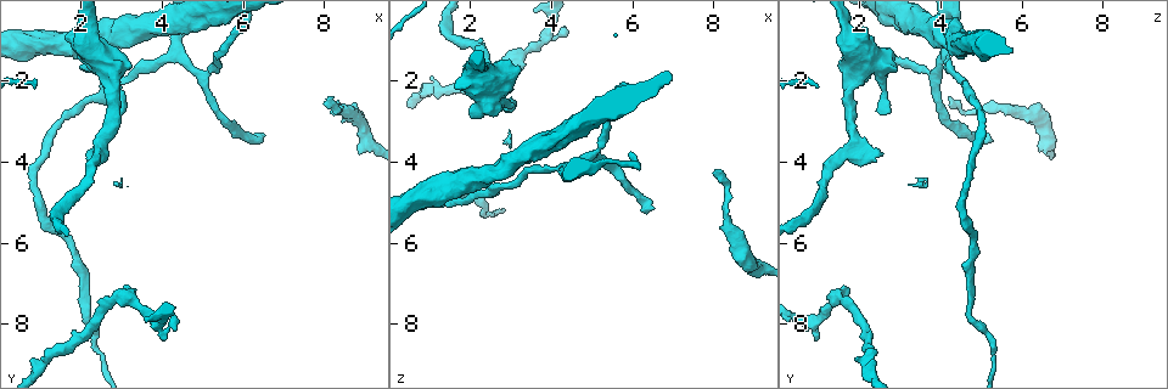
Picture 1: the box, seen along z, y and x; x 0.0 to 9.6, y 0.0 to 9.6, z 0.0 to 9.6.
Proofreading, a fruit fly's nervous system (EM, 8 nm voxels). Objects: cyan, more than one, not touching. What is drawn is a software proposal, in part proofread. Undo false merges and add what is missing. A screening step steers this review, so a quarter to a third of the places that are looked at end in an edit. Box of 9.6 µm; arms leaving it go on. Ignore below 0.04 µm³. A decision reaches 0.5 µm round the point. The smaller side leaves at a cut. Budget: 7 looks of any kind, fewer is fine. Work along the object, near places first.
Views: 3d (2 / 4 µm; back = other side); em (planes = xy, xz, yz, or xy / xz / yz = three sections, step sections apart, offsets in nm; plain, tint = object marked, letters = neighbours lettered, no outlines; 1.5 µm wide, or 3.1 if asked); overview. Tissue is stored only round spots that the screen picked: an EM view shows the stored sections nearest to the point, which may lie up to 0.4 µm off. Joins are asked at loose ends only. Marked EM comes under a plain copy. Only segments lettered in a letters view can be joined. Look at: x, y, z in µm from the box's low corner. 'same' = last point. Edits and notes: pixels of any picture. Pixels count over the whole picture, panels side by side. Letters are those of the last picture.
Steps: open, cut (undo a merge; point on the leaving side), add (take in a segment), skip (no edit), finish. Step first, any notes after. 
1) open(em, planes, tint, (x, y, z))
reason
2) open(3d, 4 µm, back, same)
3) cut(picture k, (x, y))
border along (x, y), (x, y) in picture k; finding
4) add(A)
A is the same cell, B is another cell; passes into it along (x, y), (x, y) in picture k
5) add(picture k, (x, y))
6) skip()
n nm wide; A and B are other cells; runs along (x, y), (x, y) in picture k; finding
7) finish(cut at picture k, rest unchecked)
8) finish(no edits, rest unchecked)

open(em, yz, step 8, tint, (4.15, 8.35, 0.90))
an open end

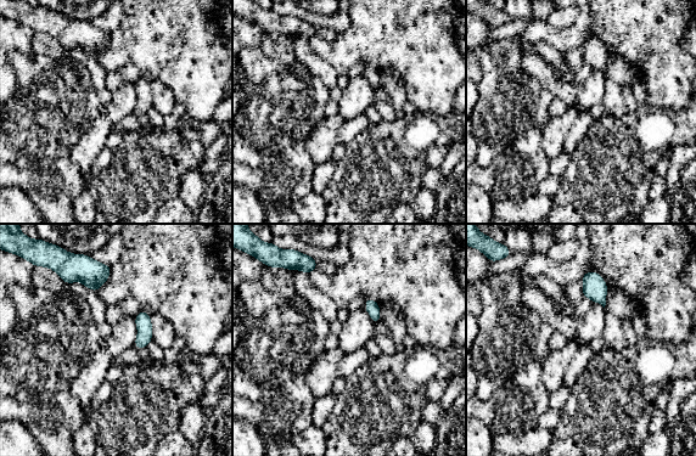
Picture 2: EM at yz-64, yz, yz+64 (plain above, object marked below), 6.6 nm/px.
open(em, planes, letters, same)

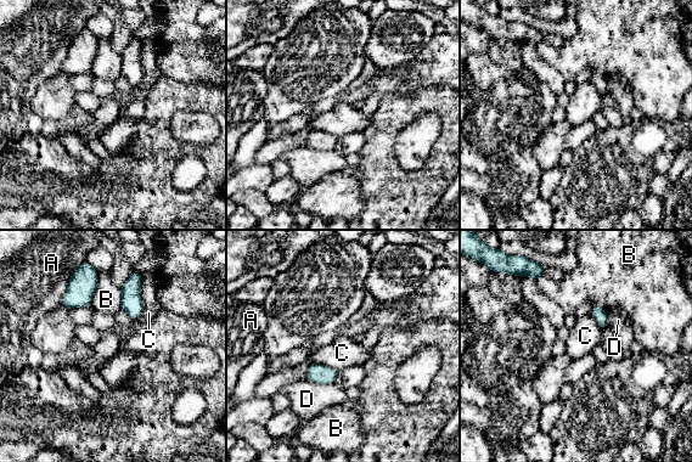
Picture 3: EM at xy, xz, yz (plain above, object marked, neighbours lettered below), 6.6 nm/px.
skip()
A, B, C and D are other cells; border along (309, 364), (327, 365), (338, 371) in picture 3; no lettered segment goes on from it

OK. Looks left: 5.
open(3d, 2 µm, back, (2.20, 3.80, 2.60))
an open end

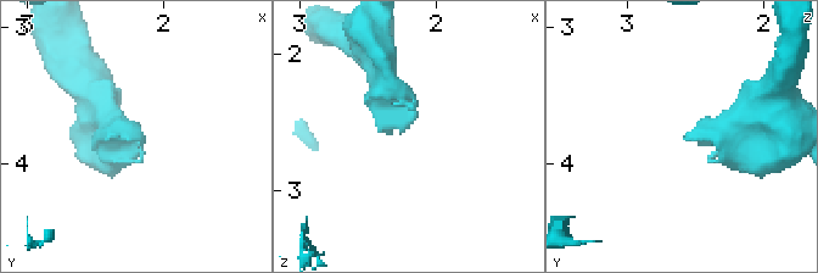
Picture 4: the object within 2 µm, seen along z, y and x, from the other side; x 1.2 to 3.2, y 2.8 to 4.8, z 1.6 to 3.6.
open(em, planes, letters, (2.22, 3.80, 2.58))
need the tissue

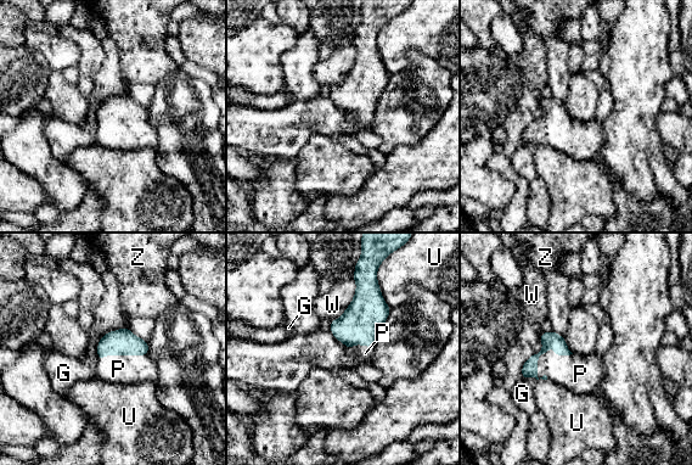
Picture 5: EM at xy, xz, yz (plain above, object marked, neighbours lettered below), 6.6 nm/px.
add(P)
130 nm wide; P is the same cell, G, U, W and Z are other cells; it goes on there

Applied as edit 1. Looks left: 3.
open(em, planes, tint, (6.25, 3.45, 5.30))
long arm stops here

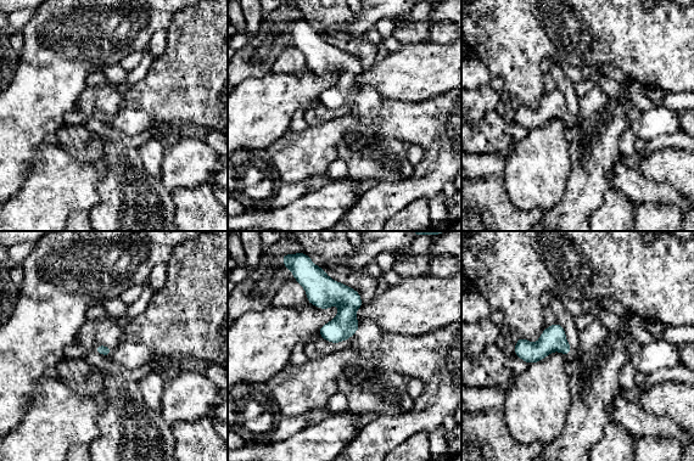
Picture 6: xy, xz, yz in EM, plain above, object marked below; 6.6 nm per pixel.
open(em, planes, letters, same)

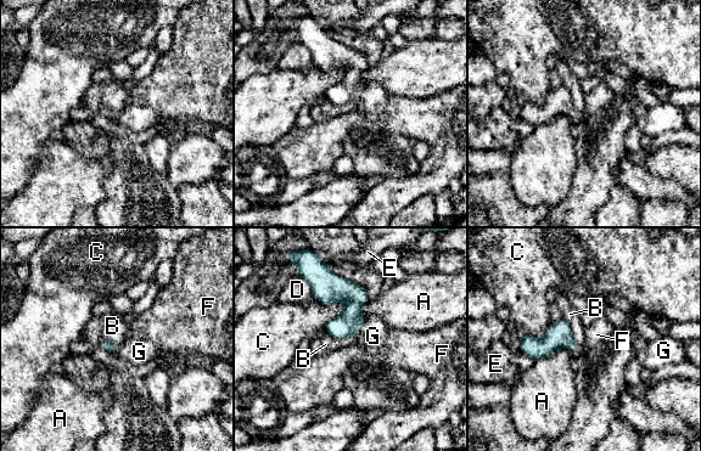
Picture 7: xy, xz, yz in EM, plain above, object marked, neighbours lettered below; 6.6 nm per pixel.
add(G)
A touches over 260 nm; G is the same cell, A, B, C, D, E and F are other cells; passes into it along (349, 321), (362, 327), (373, 336) in picture 7; the neuron continues

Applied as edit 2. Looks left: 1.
finish(add at picture 5, add at picture 7, rest unchecked)

